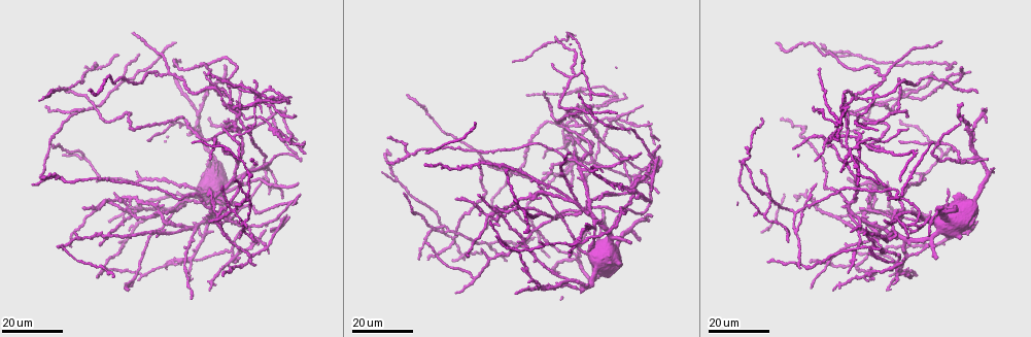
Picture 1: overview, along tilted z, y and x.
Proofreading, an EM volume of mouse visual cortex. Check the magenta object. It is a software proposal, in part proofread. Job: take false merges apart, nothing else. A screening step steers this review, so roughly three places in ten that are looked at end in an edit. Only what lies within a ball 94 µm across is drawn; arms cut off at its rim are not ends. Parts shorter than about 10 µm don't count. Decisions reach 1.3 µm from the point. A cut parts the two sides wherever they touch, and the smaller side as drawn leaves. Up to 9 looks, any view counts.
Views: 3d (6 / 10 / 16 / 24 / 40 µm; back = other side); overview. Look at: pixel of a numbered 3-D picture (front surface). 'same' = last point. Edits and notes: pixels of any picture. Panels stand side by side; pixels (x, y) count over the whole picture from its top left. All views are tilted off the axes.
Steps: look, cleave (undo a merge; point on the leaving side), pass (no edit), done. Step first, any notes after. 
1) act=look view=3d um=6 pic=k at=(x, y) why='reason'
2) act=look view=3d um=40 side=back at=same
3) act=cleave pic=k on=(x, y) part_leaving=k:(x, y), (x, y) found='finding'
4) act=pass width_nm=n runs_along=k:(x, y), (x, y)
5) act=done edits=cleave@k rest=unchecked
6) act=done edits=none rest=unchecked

act=look view=3d um=16 pic=1 at=(227, 237) why='two arms in line, one across'

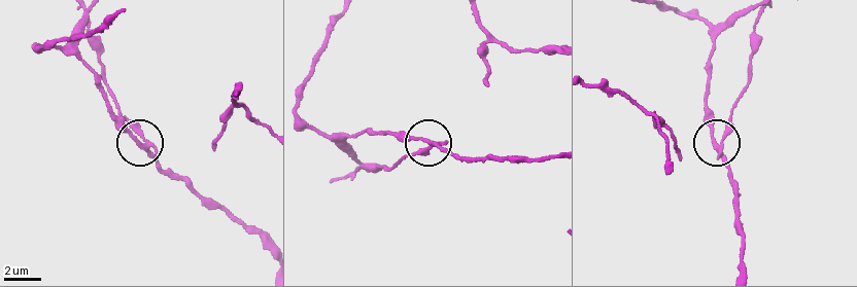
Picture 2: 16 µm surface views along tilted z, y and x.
act=look view=3d um=6 pic=2 at=(149, 145)

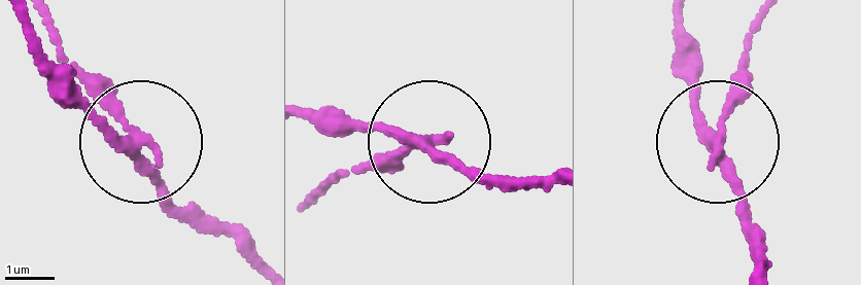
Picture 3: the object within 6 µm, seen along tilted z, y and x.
act=cleave pic=3 on=(362, 164) width_nm=210 part_leaving=3:(728, 118), (760, 20) found='a second neuron is stuck on'

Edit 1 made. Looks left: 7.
act=look view=overview why='redraw'

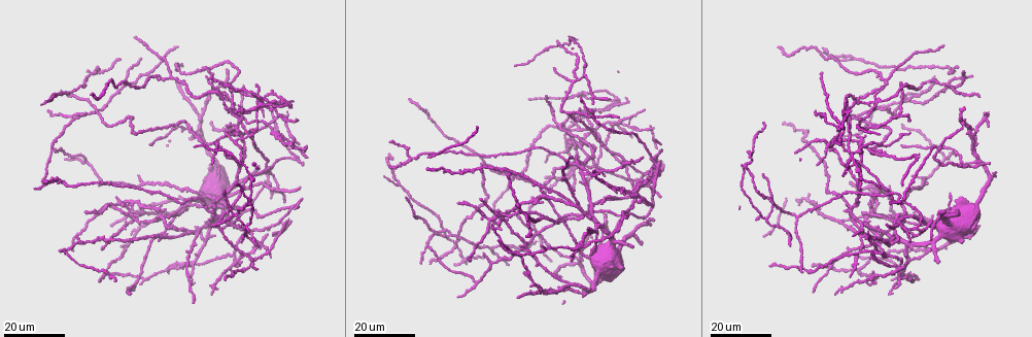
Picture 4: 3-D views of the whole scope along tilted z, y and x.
act=look view=3d um=24 pic=4 at=(110, 206) why='four arms meet'

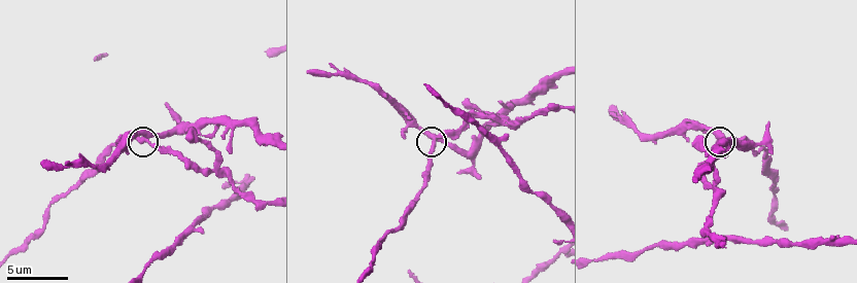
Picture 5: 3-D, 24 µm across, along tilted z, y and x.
act=look view=3d um=6 pic=5 at=(436, 140)

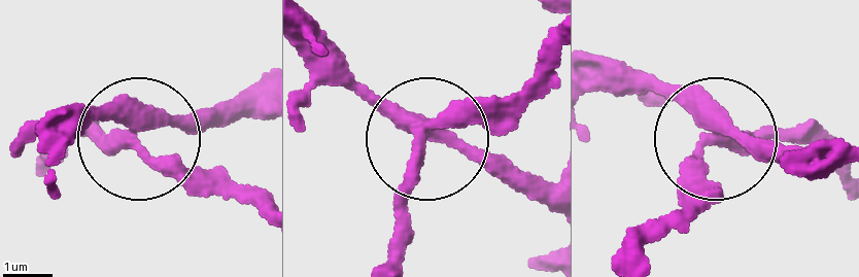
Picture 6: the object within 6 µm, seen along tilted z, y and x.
act=pass side_arm_um=26 found='all the same neuron'

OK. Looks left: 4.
act=look view=3d um=24 pic=4 at=(875, 103) why='three-way junction'

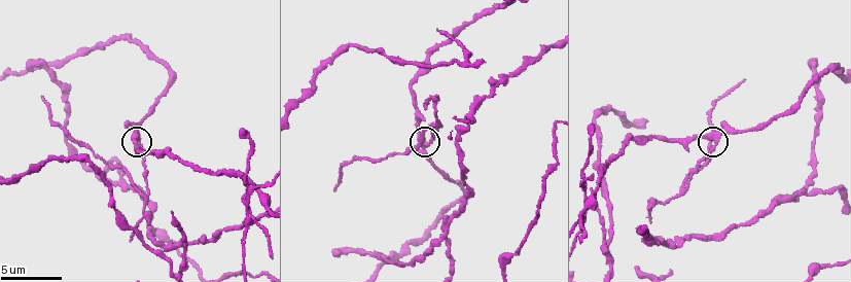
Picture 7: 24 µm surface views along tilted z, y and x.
act=look view=3d um=10 pic=7 at=(718, 137)

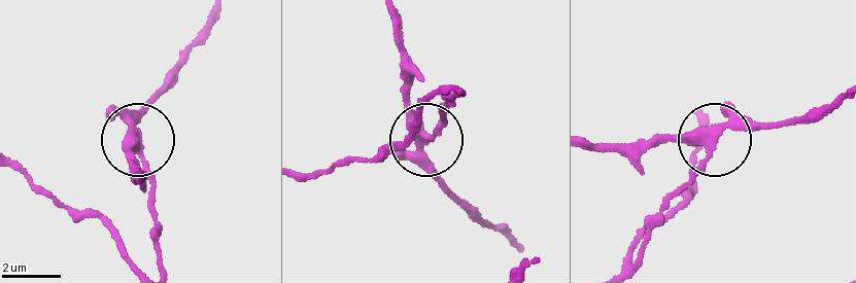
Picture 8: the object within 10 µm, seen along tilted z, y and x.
act=cleave pic=8 on=(155, 186) side_arm_um=19 part_leaving=8:(425, 139), (454, 99), (446, 91), (408, 139), (300, 172) found='two neurons meet here'

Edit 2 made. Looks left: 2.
act=done edits=cleave@3,cleave@8 rest=unchecked

